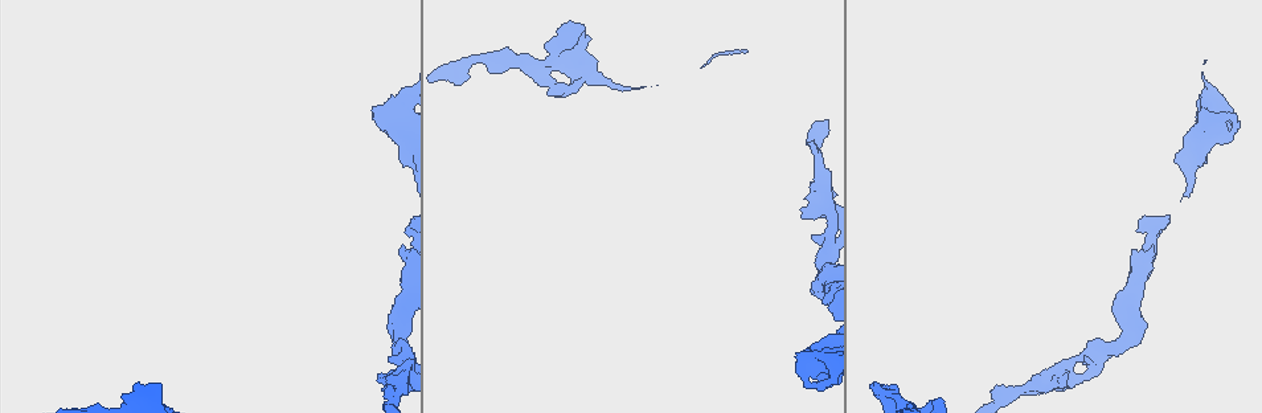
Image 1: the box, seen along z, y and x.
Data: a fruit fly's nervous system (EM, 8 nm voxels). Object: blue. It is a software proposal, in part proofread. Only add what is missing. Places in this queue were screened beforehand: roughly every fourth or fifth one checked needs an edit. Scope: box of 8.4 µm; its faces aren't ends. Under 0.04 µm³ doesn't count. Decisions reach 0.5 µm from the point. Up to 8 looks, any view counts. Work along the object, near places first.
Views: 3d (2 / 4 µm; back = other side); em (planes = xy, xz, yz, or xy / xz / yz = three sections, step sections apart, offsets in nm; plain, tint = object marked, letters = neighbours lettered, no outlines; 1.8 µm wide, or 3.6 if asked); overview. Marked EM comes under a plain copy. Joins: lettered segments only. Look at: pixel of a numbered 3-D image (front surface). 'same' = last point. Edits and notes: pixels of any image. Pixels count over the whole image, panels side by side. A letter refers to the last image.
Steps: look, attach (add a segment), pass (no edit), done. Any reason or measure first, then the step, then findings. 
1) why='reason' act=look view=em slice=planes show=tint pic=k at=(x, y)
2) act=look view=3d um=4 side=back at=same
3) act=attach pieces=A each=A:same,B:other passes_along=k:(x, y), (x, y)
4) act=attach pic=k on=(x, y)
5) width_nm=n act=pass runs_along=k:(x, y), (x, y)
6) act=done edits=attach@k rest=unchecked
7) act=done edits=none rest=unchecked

why='sharp bend' act=look view=3d um=4 pic=1 at=(399, 345)

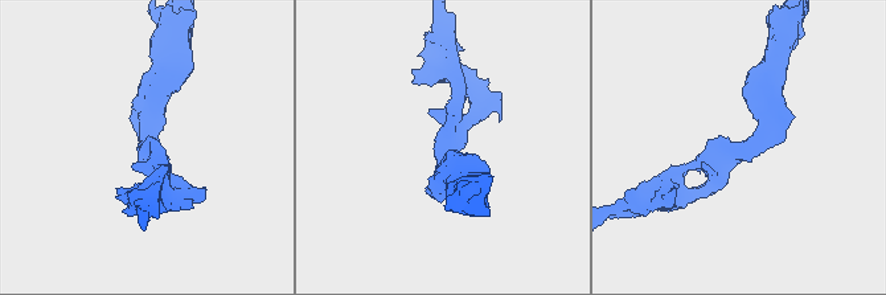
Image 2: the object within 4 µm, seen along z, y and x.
arms=3 arm_widths_nm=220,220,400 why='shape alone is not enough' act=look view=em um=3.6 slice=xy step=16 show=tint pic=2 at=(145, 143)

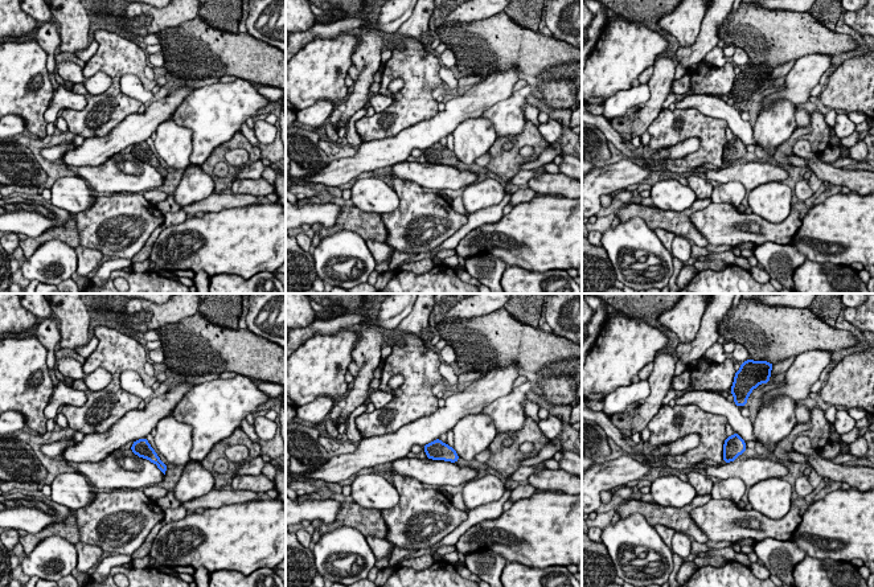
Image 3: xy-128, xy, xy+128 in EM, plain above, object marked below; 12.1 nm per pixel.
act=look view=em um=3.6 slice=planes show=letters at=same

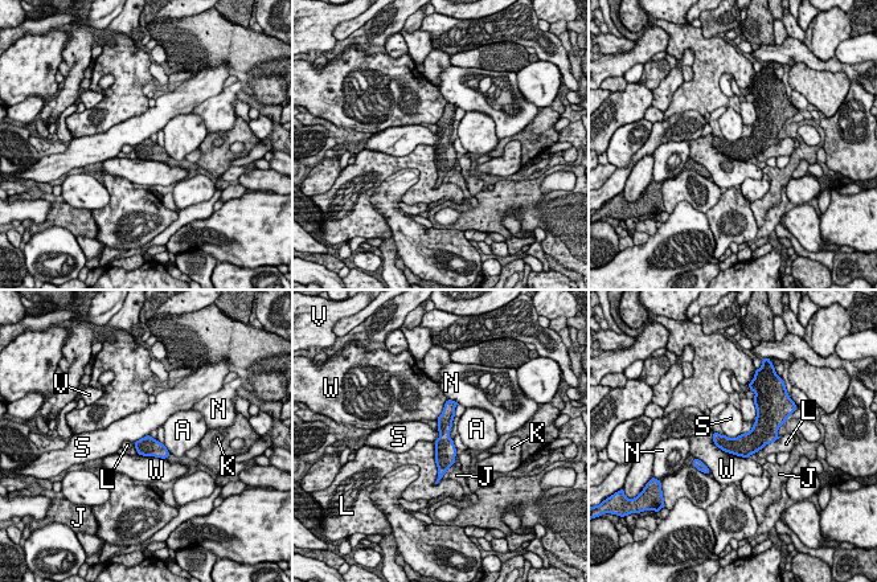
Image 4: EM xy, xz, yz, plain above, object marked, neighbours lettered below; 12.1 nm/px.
act=pass each=A:other,J:other,K:other,L:other,N:other,S:other,V:other,W:other border=4:(724, 433), (729, 437), (741, 434) found='no lettered segment goes on from it'

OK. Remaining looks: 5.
why='an open end' act=look view=3d um=2 pic=1 at=(815, 383)

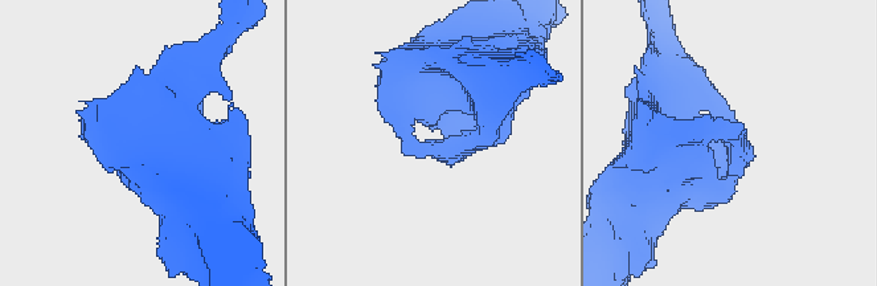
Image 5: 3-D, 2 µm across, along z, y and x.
act=look view=em um=3.6 slice=xy step=16 show=tint pic=5 at=(732, 129)

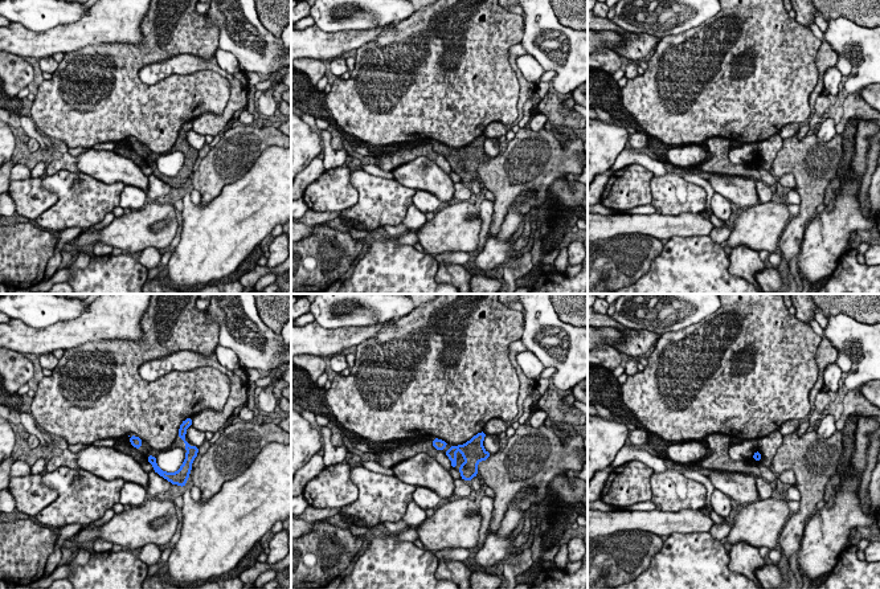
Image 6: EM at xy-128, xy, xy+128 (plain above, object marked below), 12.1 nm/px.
act=look view=em um=3.6 slice=planes show=letters at=same

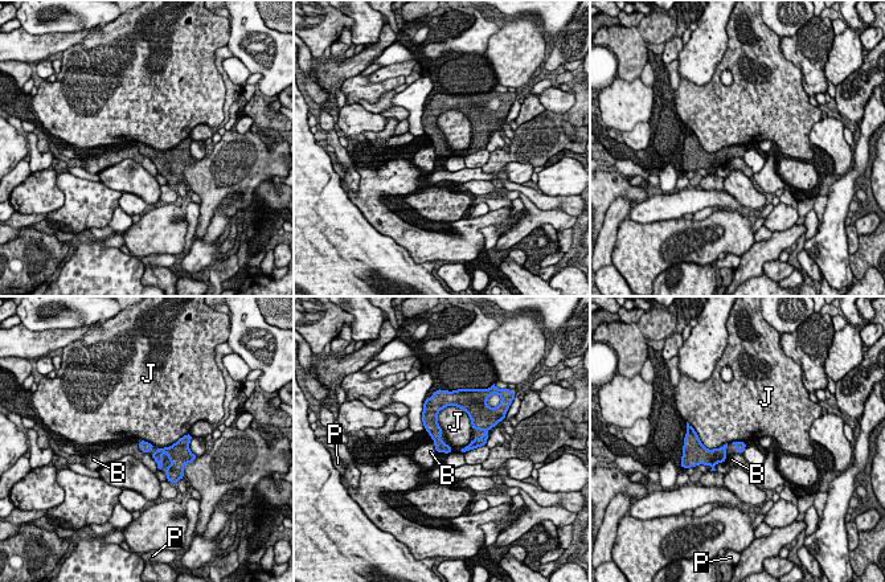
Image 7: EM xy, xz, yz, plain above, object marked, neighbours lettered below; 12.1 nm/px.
longest_contact=J:480nm act=pass each=B:other,J:other,P:other found='no lettered segment goes on from it'

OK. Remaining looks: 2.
act=done edits=none rest=unchecked

